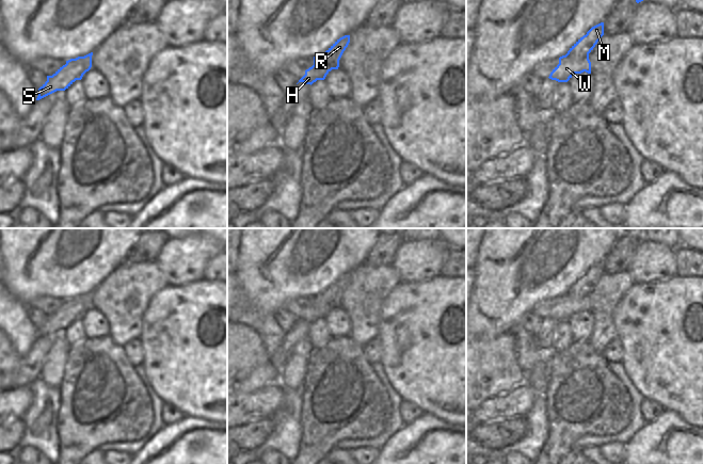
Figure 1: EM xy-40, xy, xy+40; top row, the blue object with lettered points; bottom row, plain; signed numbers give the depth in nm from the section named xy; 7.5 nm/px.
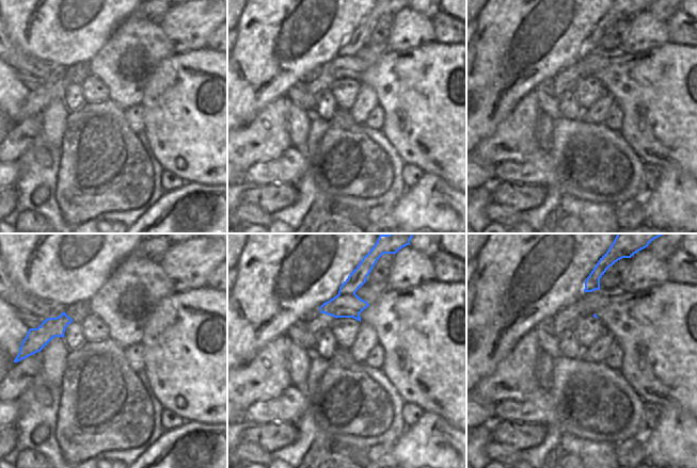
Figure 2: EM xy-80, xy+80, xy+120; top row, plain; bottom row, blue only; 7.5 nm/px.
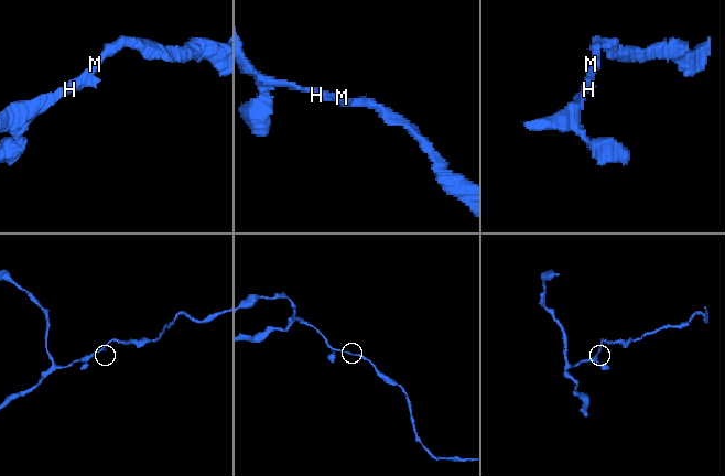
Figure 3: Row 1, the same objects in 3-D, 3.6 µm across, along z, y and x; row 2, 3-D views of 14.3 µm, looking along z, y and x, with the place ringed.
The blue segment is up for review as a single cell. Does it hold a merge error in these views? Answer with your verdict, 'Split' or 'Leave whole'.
Leave whole

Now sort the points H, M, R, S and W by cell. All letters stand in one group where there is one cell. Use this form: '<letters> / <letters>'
H M R S W

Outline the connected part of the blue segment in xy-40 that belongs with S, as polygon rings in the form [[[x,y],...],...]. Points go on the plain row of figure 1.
[[[93,291],[70,298],[66,303],[60,306],[52,315],[47,315],[47,320],[38,327],[39,339],[57,330],[65,330],[76,319],[81,319],[83,314],[92,306]]]

